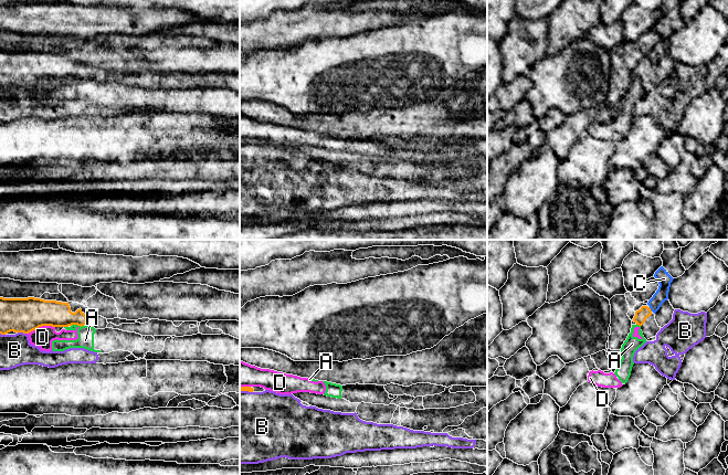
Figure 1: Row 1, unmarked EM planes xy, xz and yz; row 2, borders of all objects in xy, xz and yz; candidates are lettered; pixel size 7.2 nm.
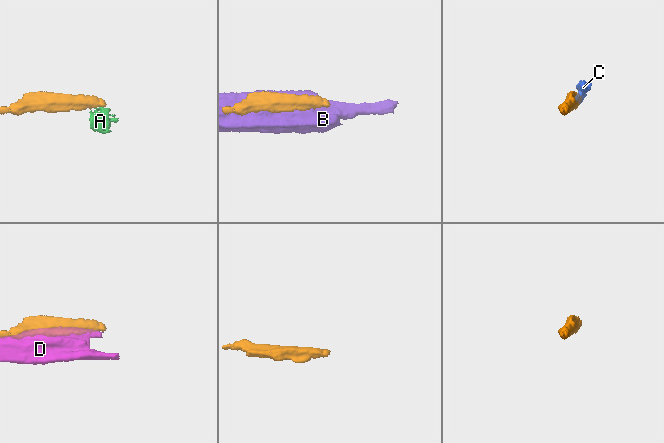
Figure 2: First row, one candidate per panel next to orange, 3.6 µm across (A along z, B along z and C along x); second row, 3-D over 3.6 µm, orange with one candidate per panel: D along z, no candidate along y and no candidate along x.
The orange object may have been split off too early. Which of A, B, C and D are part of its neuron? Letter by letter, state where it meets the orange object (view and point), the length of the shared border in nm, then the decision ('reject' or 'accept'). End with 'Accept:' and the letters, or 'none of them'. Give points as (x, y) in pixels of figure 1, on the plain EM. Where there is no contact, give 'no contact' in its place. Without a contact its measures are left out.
A: xy (76, 76) | 100 nm | reject
B: xy (22, 84) | 70 nm | reject
C: yz (650, 62) | 40 nm | reject
D: xy (40, 78) | 220 nm | reject
Accept: none of them

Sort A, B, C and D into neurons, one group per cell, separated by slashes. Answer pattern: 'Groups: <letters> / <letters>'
Groups: A D / B / C

